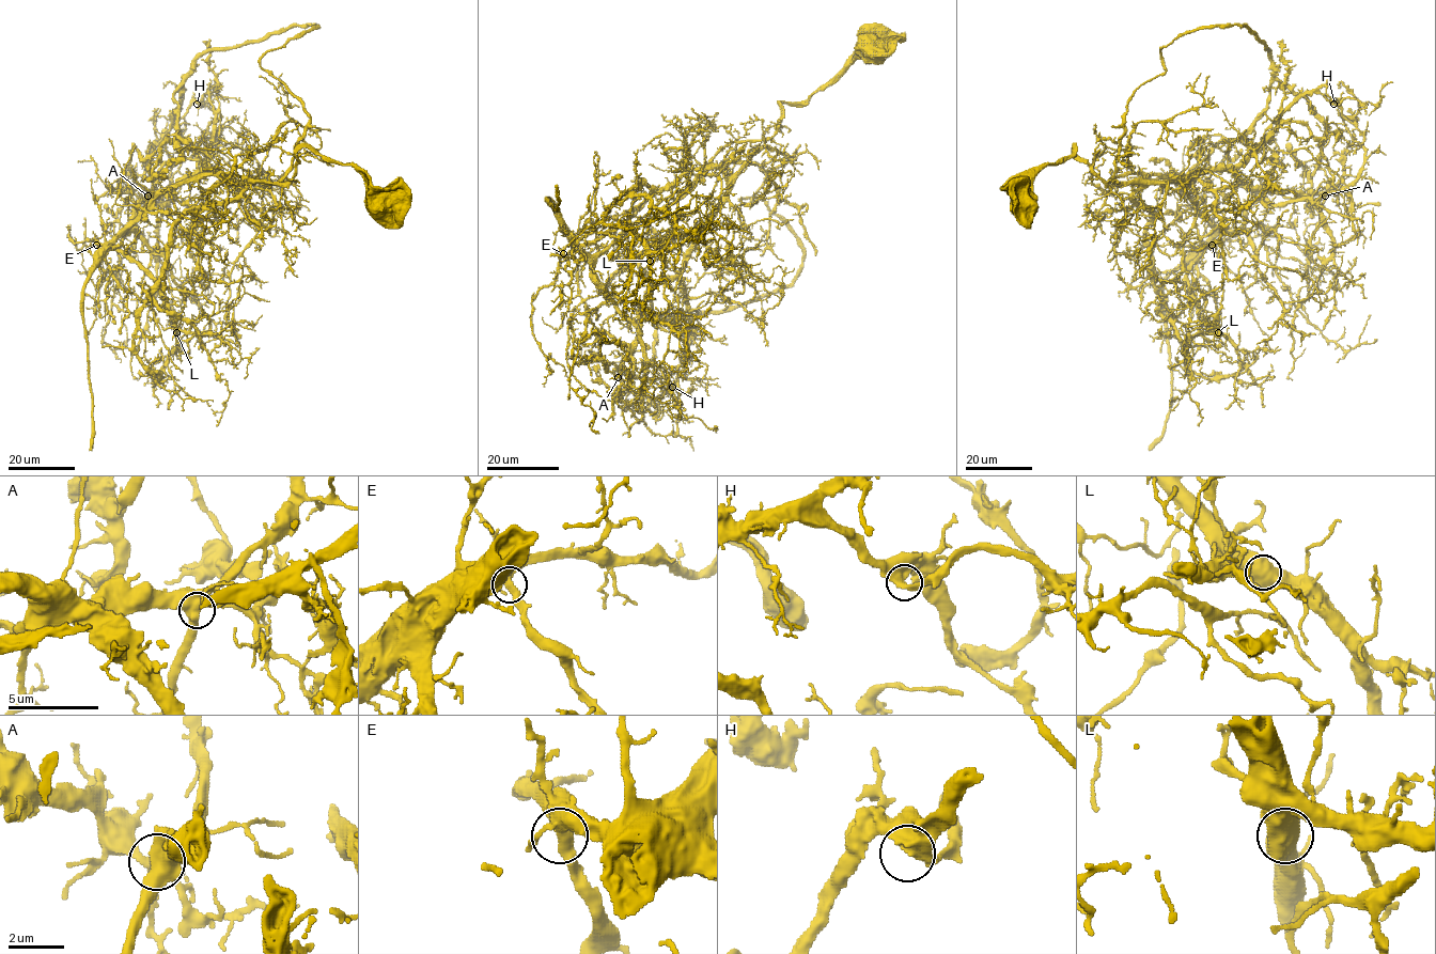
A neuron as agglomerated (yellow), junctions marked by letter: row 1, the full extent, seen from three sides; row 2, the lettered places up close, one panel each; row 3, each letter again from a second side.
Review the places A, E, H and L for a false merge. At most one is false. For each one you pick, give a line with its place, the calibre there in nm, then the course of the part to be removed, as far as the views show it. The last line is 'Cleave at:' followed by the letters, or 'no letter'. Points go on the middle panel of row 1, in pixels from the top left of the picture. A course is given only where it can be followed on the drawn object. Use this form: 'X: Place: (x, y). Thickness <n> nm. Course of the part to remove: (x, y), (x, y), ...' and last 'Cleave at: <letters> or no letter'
L: Place: (650, 261). Thickness 750 nm. Course of the part to remove: (650, 261), (622, 227), (582, 247), (660, 214), (734, 142), (770, 139), (779, 103), (895, 48)
Cleave at: L

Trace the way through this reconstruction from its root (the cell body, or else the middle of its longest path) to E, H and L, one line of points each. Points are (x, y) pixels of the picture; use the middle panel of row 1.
E: (875, 48), (806, 99), (780, 102), (771, 137), (730, 142), (675, 200), (604, 251), (568, 245), (563, 253)
H: (875, 48), (806, 99), (780, 102), (771, 137), (730, 145), (726, 193), (682, 275), (691, 334), (672, 387)
L: (875, 48), (806, 99), (780, 102), (771, 137), (727, 145), (669, 208), (680, 234), (672, 222), (650, 261)

